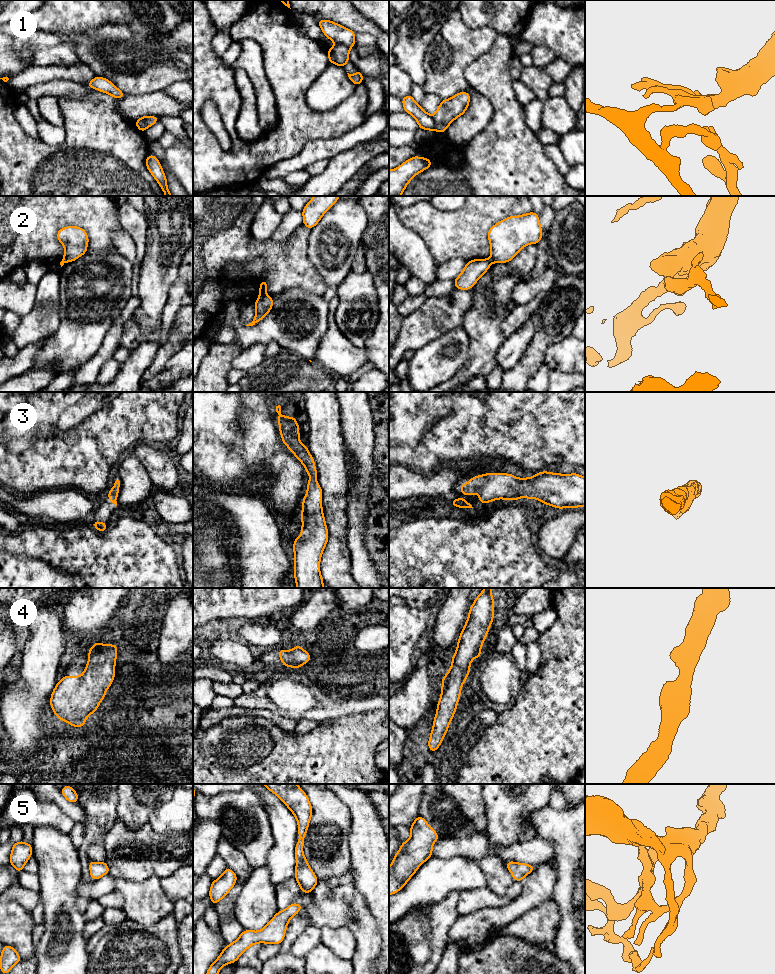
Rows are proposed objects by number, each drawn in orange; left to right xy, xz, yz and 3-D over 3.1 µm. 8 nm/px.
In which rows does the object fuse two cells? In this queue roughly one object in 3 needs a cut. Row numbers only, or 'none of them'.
1, 2

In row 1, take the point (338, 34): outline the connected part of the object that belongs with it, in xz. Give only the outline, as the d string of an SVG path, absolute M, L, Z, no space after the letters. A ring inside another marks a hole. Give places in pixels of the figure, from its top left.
M317 20L324 35L336 45L345 45L348 48L355 46L355 32L333 21Z

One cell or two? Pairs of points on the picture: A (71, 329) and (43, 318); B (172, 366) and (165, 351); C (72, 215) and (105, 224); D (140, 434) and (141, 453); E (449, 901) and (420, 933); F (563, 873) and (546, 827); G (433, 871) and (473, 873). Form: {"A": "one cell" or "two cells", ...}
{"A": "two cells", "B": "two cells", "C": "one cell", "D": "two cells", "E": "one cell", "F": "one cell", "G": "one cell"}

